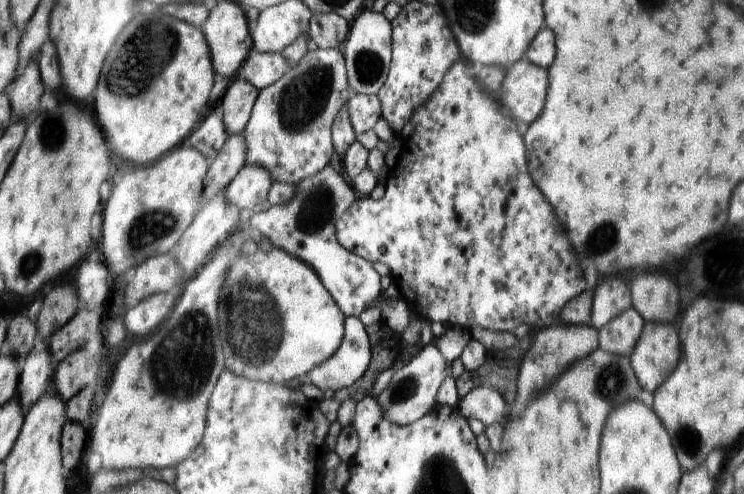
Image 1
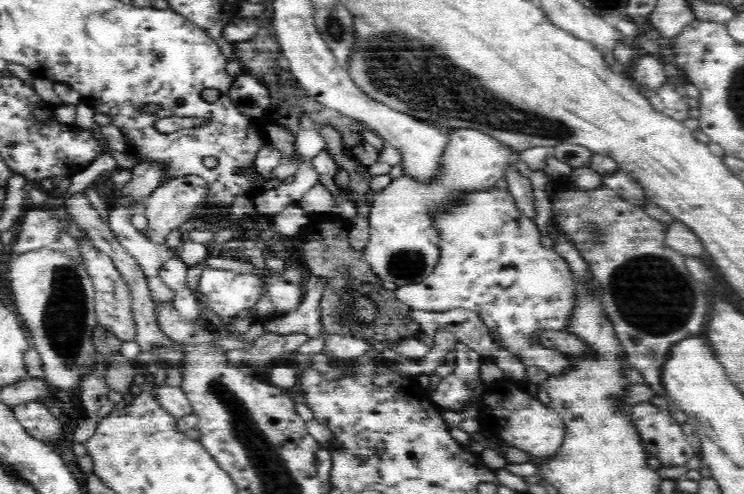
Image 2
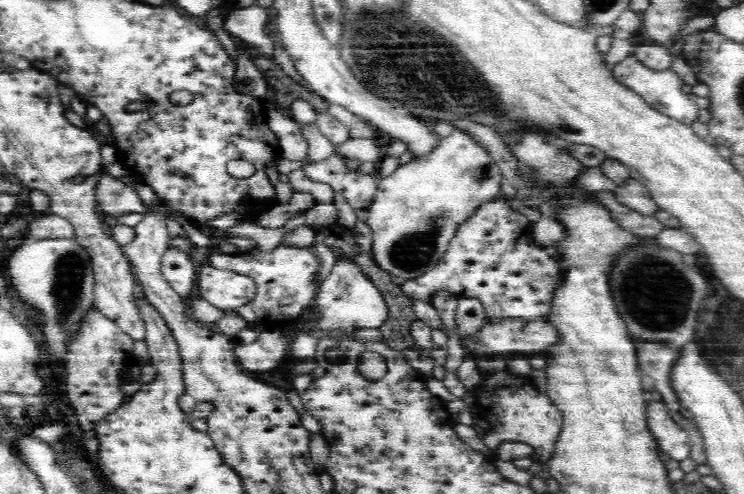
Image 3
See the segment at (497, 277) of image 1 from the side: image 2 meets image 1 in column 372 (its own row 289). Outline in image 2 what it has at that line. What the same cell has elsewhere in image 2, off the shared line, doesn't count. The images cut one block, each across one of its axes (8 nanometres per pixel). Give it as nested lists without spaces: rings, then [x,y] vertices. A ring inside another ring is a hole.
[[[206,267],[199,290],[208,305],[222,317],[243,315],[262,298],[262,278],[256,274],[236,275],[228,270]]]

